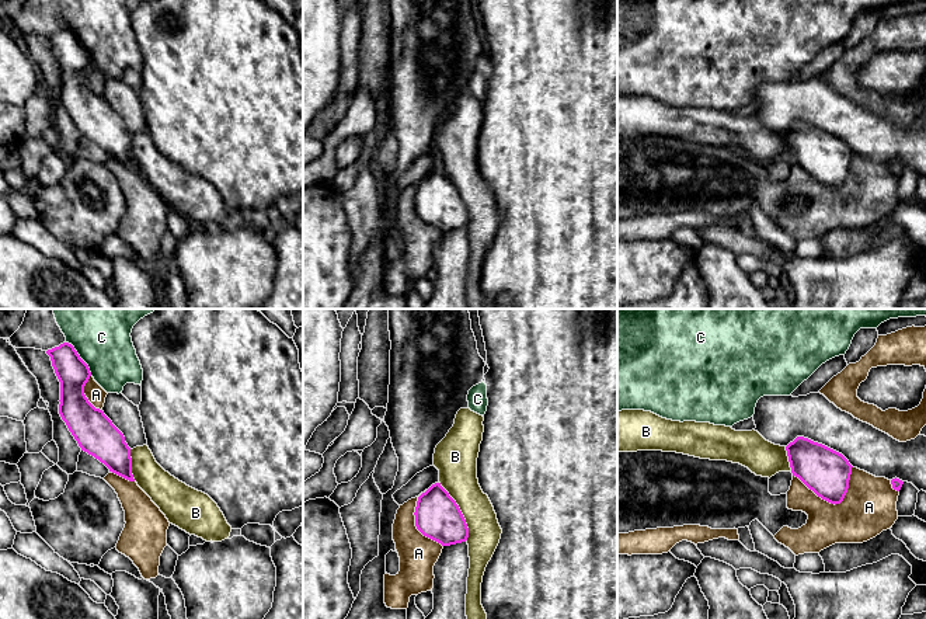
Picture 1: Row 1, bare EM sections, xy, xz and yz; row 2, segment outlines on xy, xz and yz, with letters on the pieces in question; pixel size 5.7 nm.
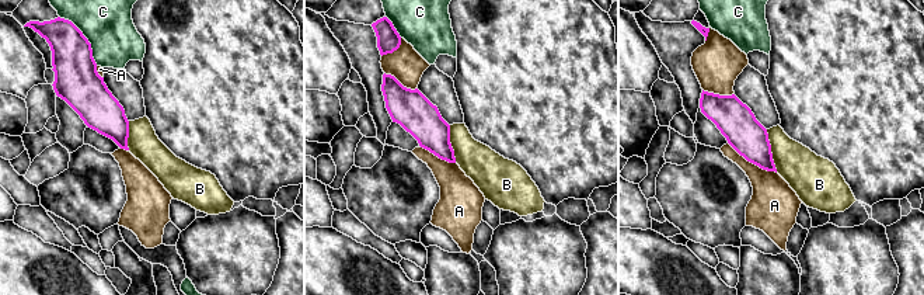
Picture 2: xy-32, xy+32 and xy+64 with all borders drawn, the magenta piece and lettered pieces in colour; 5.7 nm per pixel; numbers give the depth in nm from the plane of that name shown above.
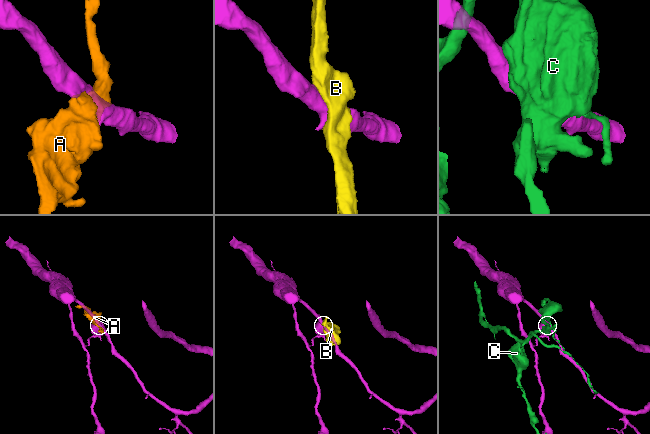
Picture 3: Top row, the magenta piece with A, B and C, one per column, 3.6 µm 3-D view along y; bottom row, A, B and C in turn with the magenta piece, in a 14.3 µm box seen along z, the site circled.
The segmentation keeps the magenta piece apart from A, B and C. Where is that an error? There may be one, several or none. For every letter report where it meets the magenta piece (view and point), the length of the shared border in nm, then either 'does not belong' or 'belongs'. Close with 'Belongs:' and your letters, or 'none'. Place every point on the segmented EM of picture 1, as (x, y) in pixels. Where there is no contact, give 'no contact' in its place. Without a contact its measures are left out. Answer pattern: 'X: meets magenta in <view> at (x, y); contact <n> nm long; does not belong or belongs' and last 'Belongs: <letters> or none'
A: meets magenta in yz at (834, 503); contact 340 nm long; does not belong
B: meets magenta in xz at (460, 511); contact 380 nm long; does not belong
C: meets magenta in xy at (80, 358); contact 240 nm long; does not belong
Belongs: none

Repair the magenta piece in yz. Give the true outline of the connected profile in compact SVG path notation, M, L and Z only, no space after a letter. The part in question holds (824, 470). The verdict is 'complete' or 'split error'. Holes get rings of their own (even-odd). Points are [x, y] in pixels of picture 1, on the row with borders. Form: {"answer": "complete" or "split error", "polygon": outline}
{"answer": "complete", "polygon": "M797 437L786 451L793 476L822 500L835 505L843 501L853 466L842 453L804 437Z"}

